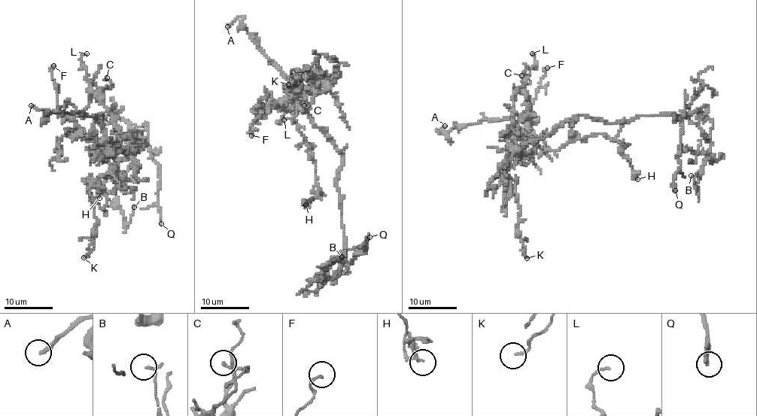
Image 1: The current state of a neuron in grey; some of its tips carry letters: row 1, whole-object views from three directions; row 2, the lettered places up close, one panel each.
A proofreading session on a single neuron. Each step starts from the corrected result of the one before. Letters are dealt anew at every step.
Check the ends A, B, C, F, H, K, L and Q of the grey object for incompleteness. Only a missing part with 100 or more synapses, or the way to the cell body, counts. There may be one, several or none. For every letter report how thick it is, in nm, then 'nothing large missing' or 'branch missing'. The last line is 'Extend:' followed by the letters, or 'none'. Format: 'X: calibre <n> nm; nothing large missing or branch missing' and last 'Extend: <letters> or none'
A: calibre 200 nm; branch missing
B: calibre 160 nm; nothing large missing
C: calibre 140 nm; nothing large missing
F: calibre 150 nm; nothing large missing
H: calibre 130 nm; nothing large missing
K: calibre 120 nm; nothing large missing
L: calibre 110 nm; nothing large missing
Q: calibre 260 nm; nothing large missing
Extend: A

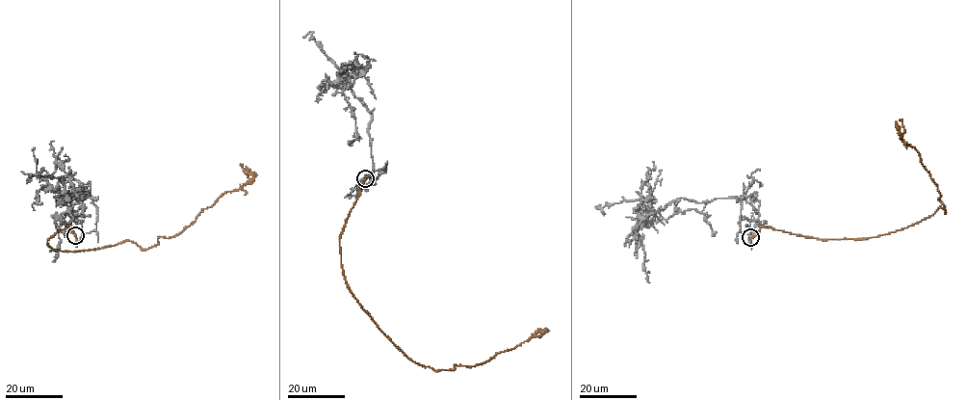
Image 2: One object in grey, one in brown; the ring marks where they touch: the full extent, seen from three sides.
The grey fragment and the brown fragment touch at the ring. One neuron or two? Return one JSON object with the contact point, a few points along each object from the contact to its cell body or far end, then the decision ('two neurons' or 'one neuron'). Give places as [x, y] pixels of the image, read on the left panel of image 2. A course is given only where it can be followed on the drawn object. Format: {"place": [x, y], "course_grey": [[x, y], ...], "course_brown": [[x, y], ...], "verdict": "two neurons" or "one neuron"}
{"place": [75, 235], "course_grey": [[75, 235], [72, 212], [80, 206], [86, 187], [66, 194], [73, 206], [54, 219], [60, 243], [52, 262]], "course_brown": [[75, 235], [67, 226], [48, 247], [155, 246], [245, 185], [240, 165]], "verdict": "two neurons"}

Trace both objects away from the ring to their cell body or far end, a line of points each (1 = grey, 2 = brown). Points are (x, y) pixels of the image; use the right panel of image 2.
1: (751, 237), (759, 214), (744, 199), (678, 199), (635, 234), (645, 253), (649, 283)
2: (751, 237), (765, 226), (822, 239), (874, 237), (940, 206), (945, 212), (918, 152), (901, 140), (900, 120)

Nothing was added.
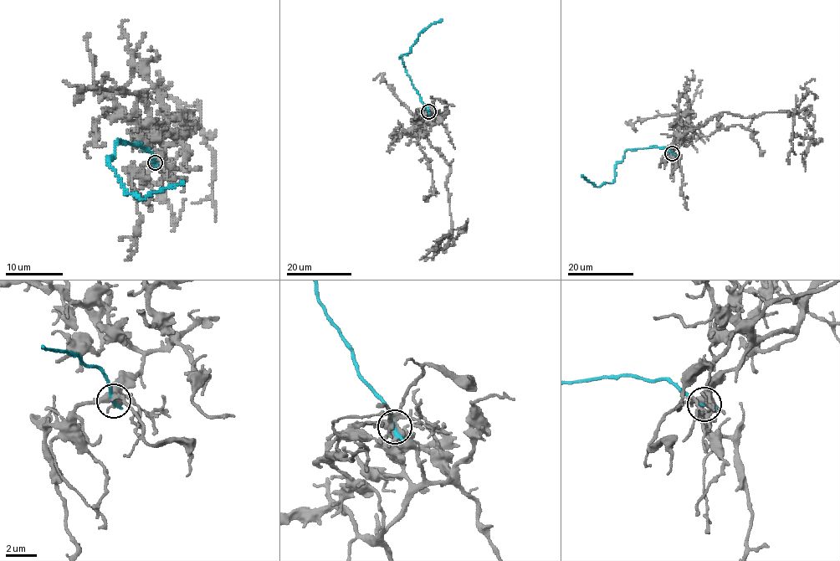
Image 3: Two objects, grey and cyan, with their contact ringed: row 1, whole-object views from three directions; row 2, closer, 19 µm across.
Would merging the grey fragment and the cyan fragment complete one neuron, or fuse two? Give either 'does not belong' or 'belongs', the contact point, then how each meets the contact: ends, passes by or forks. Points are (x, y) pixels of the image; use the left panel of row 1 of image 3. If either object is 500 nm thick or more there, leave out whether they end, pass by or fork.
does not belong | (155, 162) | grey forks | cyan ends

